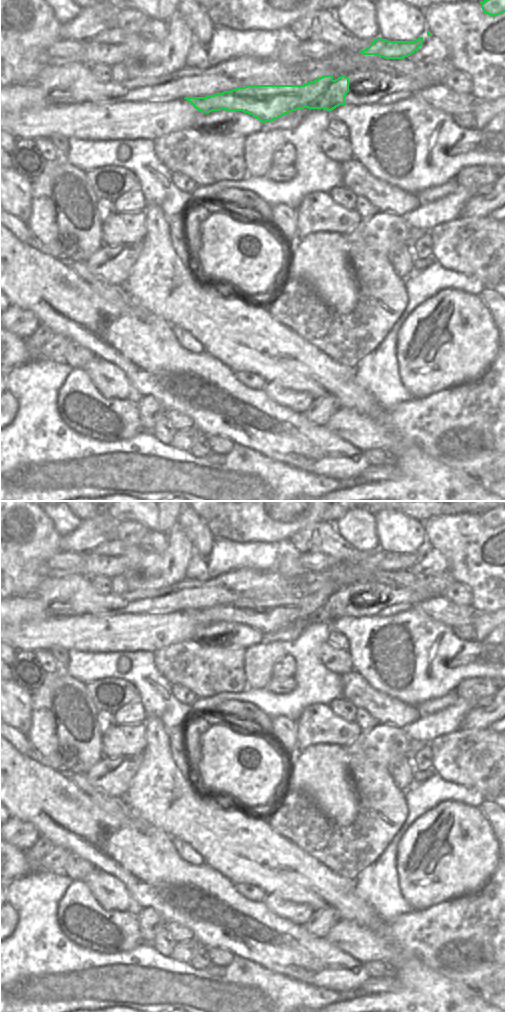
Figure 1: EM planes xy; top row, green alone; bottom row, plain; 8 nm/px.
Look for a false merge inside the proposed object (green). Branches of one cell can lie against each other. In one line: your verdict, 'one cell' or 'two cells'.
two cells

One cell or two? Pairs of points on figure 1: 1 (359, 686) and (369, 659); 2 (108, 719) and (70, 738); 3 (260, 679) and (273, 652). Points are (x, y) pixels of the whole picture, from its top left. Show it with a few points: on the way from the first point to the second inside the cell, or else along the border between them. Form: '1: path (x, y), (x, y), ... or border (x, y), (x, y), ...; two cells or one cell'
1: border (353, 670), (380, 691); two cells
2: border (97, 712), (97, 727), (102, 734); two cells
3: path (260, 672), (260, 665), (266, 659); one cell

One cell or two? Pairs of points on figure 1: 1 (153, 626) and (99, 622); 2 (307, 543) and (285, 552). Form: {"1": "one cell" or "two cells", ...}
{"1": "one cell", "2": "two cells"}

